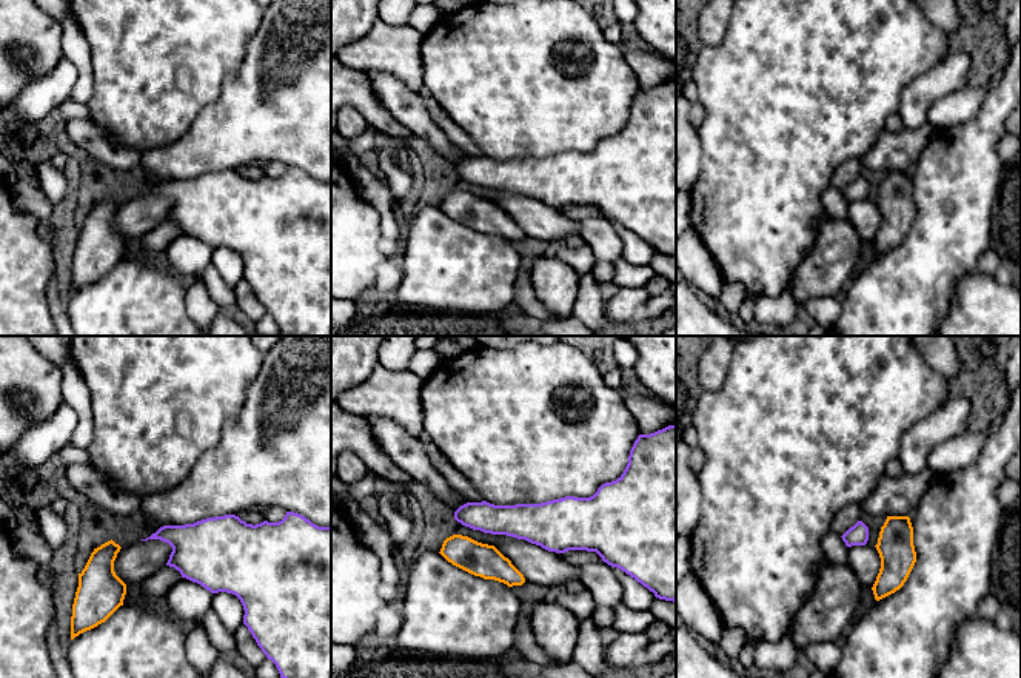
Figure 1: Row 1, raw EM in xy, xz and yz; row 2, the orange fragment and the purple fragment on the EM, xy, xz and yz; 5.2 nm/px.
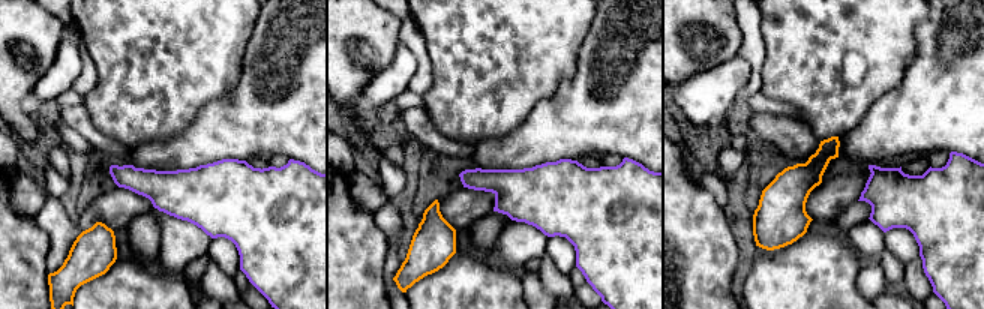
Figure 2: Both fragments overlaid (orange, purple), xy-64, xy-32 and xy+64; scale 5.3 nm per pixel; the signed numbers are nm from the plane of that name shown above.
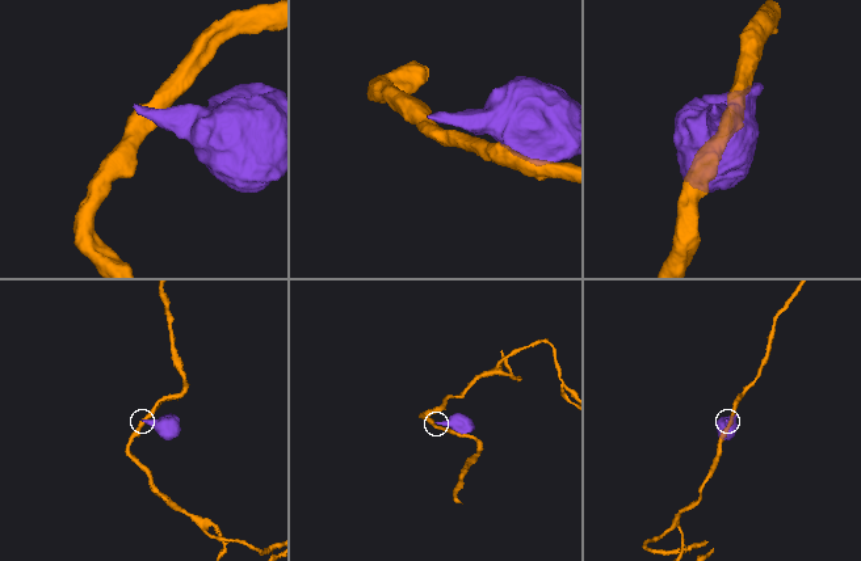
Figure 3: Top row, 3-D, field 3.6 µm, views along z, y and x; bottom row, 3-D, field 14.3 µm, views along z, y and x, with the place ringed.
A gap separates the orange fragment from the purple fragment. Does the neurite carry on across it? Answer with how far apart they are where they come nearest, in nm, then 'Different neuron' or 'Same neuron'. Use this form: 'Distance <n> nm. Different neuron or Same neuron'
Distance 50 nm. Different neuron

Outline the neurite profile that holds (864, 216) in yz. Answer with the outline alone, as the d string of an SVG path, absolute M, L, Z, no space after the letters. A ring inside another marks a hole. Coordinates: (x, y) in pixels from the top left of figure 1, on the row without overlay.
M869 199L847 202L845 219L864 242L873 242L881 223L881 213L876 202Z

